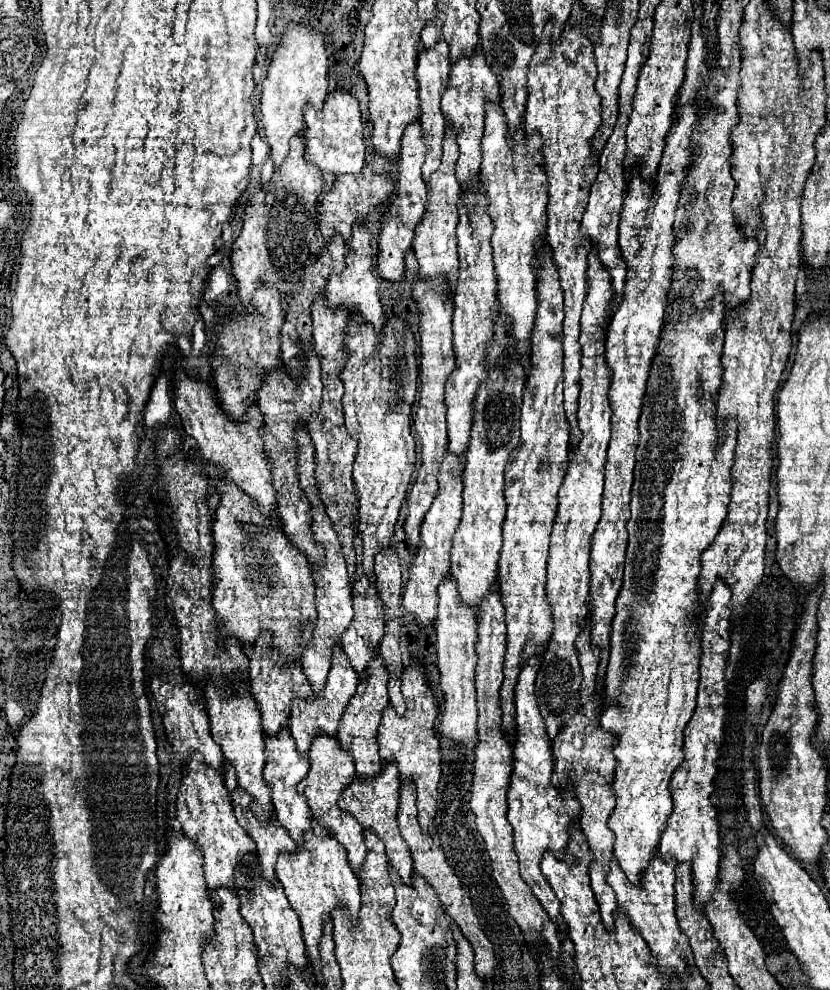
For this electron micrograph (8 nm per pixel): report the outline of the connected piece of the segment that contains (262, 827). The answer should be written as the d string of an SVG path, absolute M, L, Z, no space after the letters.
M236 788L232 792L232 806L238 818L238 824L254 838L256 842L256 850L258 850L258 858L260 858L260 866L262 866L262 876L270 882L276 880L274 874L274 864L276 858L282 850L292 852L292 848L296 848L296 842L290 838L288 830L276 820L276 812L272 812L272 822L260 822L252 808L250 808L252 798Z

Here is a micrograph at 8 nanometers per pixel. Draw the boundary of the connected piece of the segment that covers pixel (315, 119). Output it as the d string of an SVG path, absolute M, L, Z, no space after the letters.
M334 90L326 96L322 108L306 106L306 158L316 164L322 172L330 174L360 174L364 168L364 136L362 118L356 98L344 90Z

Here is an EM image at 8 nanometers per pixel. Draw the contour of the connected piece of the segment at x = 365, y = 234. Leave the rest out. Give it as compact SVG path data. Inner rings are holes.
M356 224L352 226L352 238L348 240L348 254L346 254L346 266L340 274L330 274L328 284L326 284L326 298L330 304L344 304L348 306L350 312L360 310L360 314L364 316L366 322L370 322L374 326L376 332L382 330L384 324L384 310L380 304L380 296L378 296L378 284L380 278L376 274L374 268L374 260L372 260L372 244L370 244L370 232Z

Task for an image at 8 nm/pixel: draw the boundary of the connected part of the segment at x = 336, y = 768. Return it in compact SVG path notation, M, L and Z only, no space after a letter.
M316 734L316 738L312 740L312 750L310 750L310 770L308 770L308 776L304 778L304 782L298 784L298 790L300 790L300 794L306 796L314 818L336 840L340 840L340 844L344 844L344 848L348 850L348 860L350 860L352 870L356 874L360 874L360 862L364 860L364 854L366 854L366 846L360 838L362 824L356 818L352 818L350 812L338 808L338 798L344 792L344 784L348 786L350 780L354 780L354 758L352 758L352 754L348 750L344 750L336 738Z

